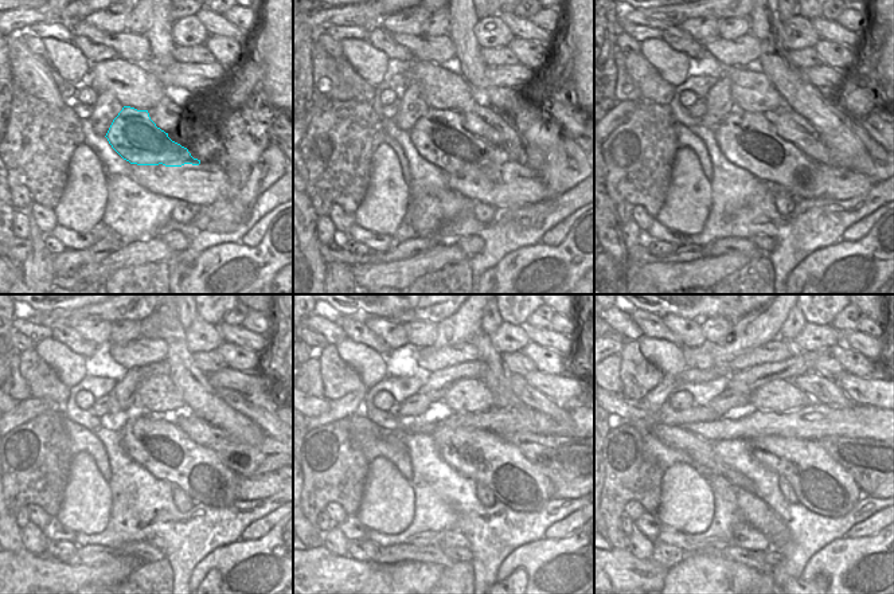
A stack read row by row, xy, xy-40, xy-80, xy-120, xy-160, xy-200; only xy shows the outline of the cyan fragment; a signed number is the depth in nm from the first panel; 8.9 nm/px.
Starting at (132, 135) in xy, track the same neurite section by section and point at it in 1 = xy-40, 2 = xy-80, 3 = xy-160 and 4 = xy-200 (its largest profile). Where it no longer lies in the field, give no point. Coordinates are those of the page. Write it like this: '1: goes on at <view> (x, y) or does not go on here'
1: goes on at xy-40 (440, 137)
2: goes on at xy-80 (749, 140)
3: goes on at xy-160 (476, 453)
4: goes on at xy-200 (822, 485)

